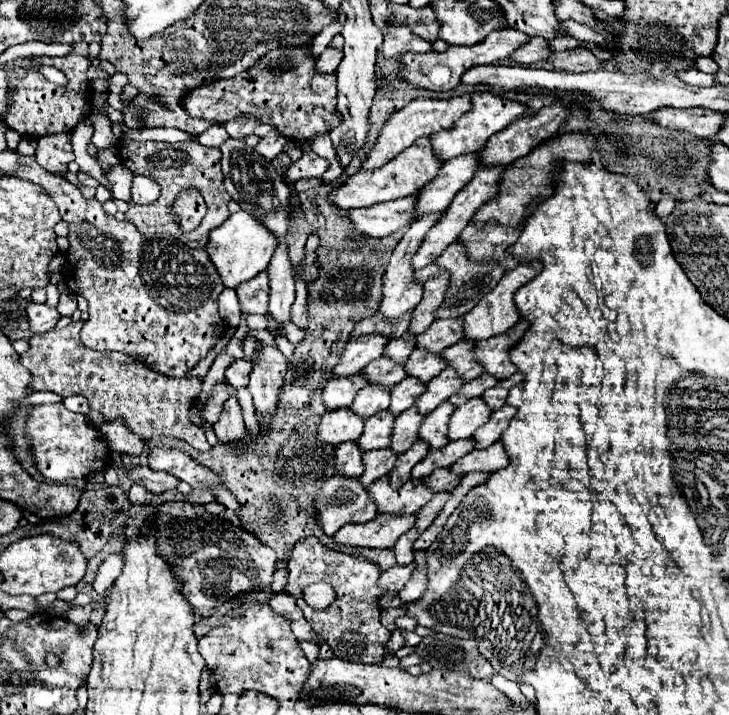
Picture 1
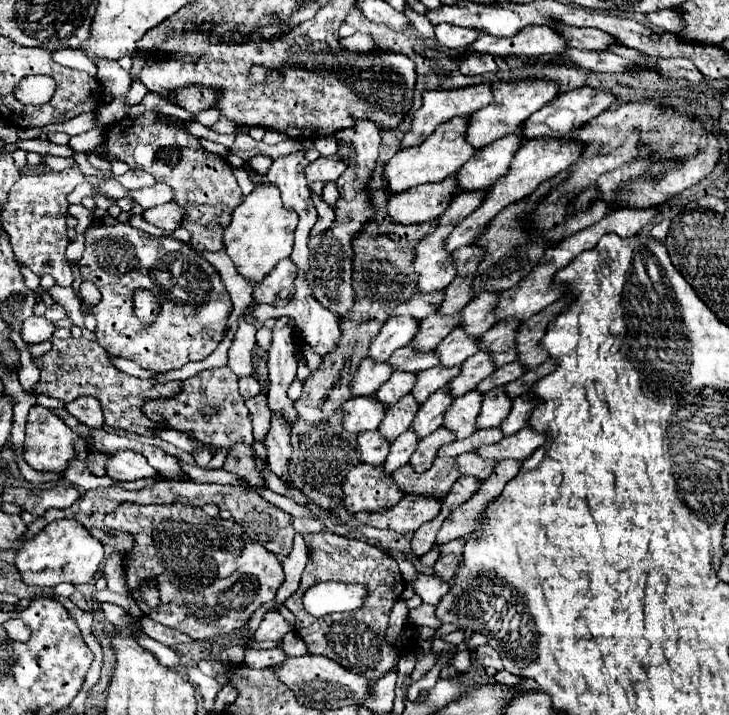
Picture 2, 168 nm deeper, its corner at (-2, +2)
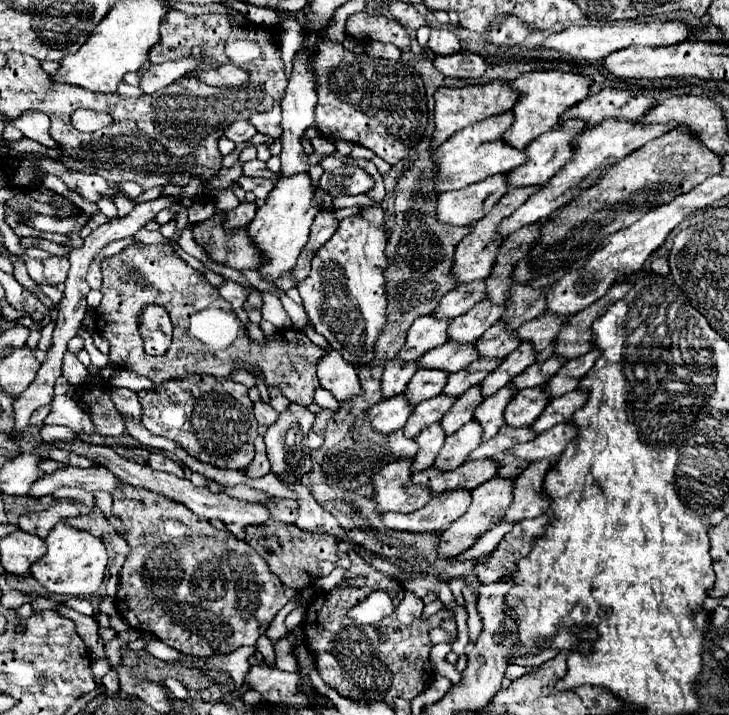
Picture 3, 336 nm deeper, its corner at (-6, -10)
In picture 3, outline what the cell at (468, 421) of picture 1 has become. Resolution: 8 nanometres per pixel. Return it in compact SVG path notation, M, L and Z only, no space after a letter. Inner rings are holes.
M545 386L519 390L505 410L507 424L515 426L515 428L517 426L531 426L537 420L539 412L543 412L547 400L551 400L551 398L549 398Z

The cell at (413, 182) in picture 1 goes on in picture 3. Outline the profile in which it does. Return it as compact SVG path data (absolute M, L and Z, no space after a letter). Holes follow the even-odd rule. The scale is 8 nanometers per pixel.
M503 112L499 116L491 116L479 124L471 124L467 128L463 128L461 132L457 132L455 136L451 136L447 142L443 142L437 150L435 156L439 158L439 184L437 190L439 192L447 192L447 190L459 190L465 188L469 184L481 182L493 174L499 172L511 172L519 166L523 166L527 162L527 154L525 150L517 150L511 148L505 140L503 140L503 132L507 132L507 126L513 124L513 112Z

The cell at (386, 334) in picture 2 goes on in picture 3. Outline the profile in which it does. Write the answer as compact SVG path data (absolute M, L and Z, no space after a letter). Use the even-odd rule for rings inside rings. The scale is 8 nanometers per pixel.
M433 314L421 316L413 322L413 326L407 332L407 342L397 354L401 360L415 360L423 356L423 352L429 352L437 346L443 346L449 340L447 328L449 328L449 318L435 318Z

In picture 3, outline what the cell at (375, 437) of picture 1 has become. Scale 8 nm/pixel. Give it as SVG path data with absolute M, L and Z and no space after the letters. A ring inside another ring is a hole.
M443 394L419 402L403 428L405 436L415 438L423 428L427 428L433 422L439 422L441 416L445 416L451 410L453 402L455 402L455 396L443 396Z

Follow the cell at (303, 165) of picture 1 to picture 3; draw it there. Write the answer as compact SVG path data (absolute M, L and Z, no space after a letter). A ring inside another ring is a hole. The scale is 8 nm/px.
M343 166L333 172L325 172L319 180L319 186L337 198L349 194L367 194L375 186L375 180L371 174L357 166Z

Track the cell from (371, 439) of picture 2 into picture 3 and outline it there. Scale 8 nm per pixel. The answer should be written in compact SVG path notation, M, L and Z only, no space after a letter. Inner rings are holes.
M397 430L397 432L389 434L387 446L389 446L389 450L391 450L395 456L399 456L399 458L415 456L415 452L417 452L417 448L419 448L413 438L407 438L407 436L403 434L403 430Z

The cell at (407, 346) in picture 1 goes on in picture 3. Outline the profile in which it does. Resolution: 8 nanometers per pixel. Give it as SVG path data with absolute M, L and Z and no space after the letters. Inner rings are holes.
M491 300L477 302L469 312L451 320L449 340L459 340L461 344L469 344L479 340L487 328L497 324L505 312L505 306L491 304Z

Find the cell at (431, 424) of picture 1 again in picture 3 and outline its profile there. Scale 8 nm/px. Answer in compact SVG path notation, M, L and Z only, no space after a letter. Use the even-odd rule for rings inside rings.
M507 384L497 394L487 396L487 400L479 404L479 408L475 410L475 420L483 426L483 440L493 438L499 432L499 428L505 426L505 408L511 396L515 396L515 392L517 390L511 388L511 384Z

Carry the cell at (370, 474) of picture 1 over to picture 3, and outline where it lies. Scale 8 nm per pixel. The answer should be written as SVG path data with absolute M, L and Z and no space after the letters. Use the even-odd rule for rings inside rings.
M439 422L431 424L429 428L425 428L417 438L415 442L419 444L419 452L415 456L415 462L413 462L413 472L421 472L425 468L431 468L433 462L435 462L435 456L439 456L443 444L445 444L445 432L441 428Z

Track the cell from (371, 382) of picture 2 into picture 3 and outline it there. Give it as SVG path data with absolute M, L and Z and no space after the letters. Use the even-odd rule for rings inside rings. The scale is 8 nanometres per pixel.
M389 360L385 364L383 370L383 380L381 380L381 388L383 388L383 396L391 398L397 396L401 392L405 392L411 376L415 374L415 370L419 370L419 360Z

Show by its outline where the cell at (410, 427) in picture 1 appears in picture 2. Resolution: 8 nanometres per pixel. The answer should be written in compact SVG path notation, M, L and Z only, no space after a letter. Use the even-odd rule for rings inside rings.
M447 386L439 388L433 396L427 398L425 404L419 406L419 412L415 414L415 420L411 422L411 430L419 438L435 432L443 424L443 414L451 406L451 402L453 402L453 398L449 396Z

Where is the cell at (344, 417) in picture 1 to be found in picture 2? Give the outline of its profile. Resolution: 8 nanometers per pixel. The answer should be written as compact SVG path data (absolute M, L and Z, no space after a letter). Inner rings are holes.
M359 396L347 400L343 404L343 428L347 432L367 432L367 430L377 430L379 422L383 420L385 406L373 398L373 396Z

